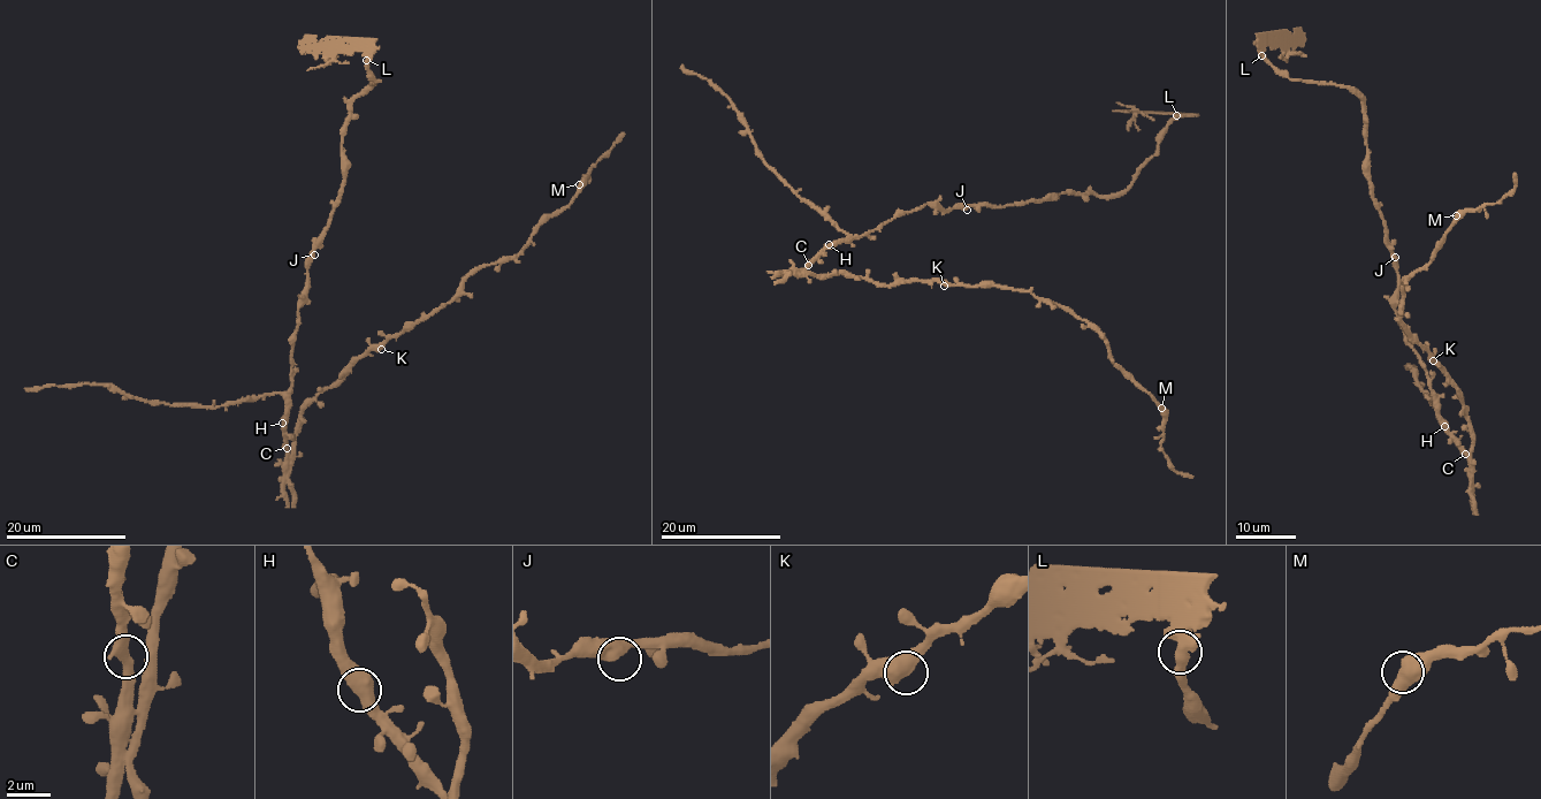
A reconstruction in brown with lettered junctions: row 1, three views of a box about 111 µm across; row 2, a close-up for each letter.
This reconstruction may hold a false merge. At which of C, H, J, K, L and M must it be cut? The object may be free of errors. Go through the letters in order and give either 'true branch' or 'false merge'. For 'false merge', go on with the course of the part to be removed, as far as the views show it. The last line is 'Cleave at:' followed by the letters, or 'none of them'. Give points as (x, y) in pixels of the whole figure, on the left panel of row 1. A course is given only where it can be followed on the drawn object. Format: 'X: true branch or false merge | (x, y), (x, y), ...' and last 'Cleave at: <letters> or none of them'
C: true branch
H: true branch
J: true branch
K: true branch
L: false merge | (366, 60), (363, 51), (305, 48), (298, 40)
M: true branch
Cleave at: L

